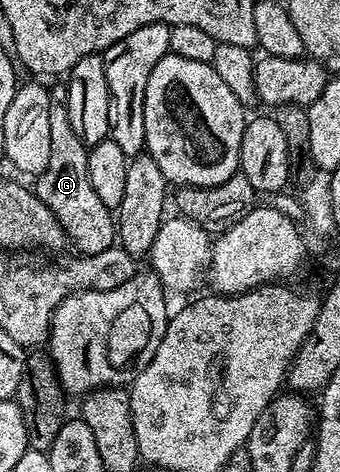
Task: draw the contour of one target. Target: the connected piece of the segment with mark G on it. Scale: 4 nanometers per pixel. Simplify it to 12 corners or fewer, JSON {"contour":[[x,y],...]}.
{"contour":[[50,88],[49,163],[33,190],[79,255],[116,246],[67,88]]}

